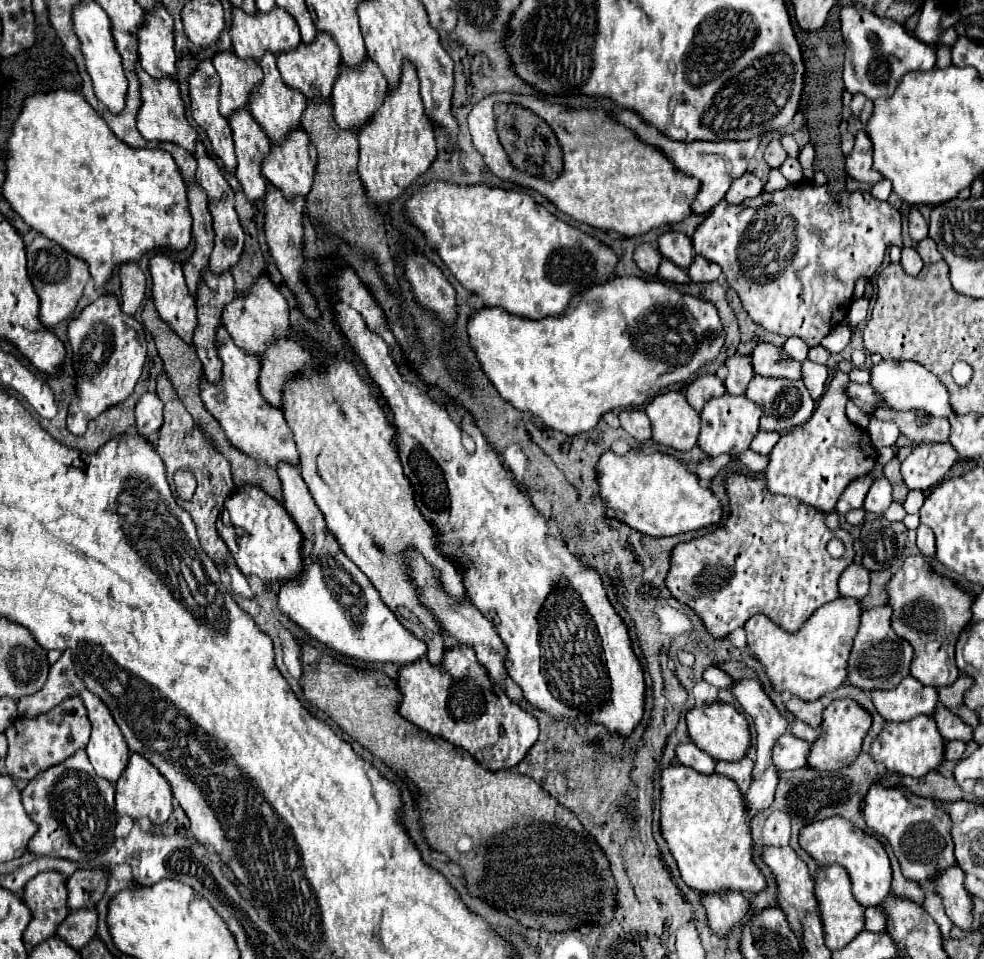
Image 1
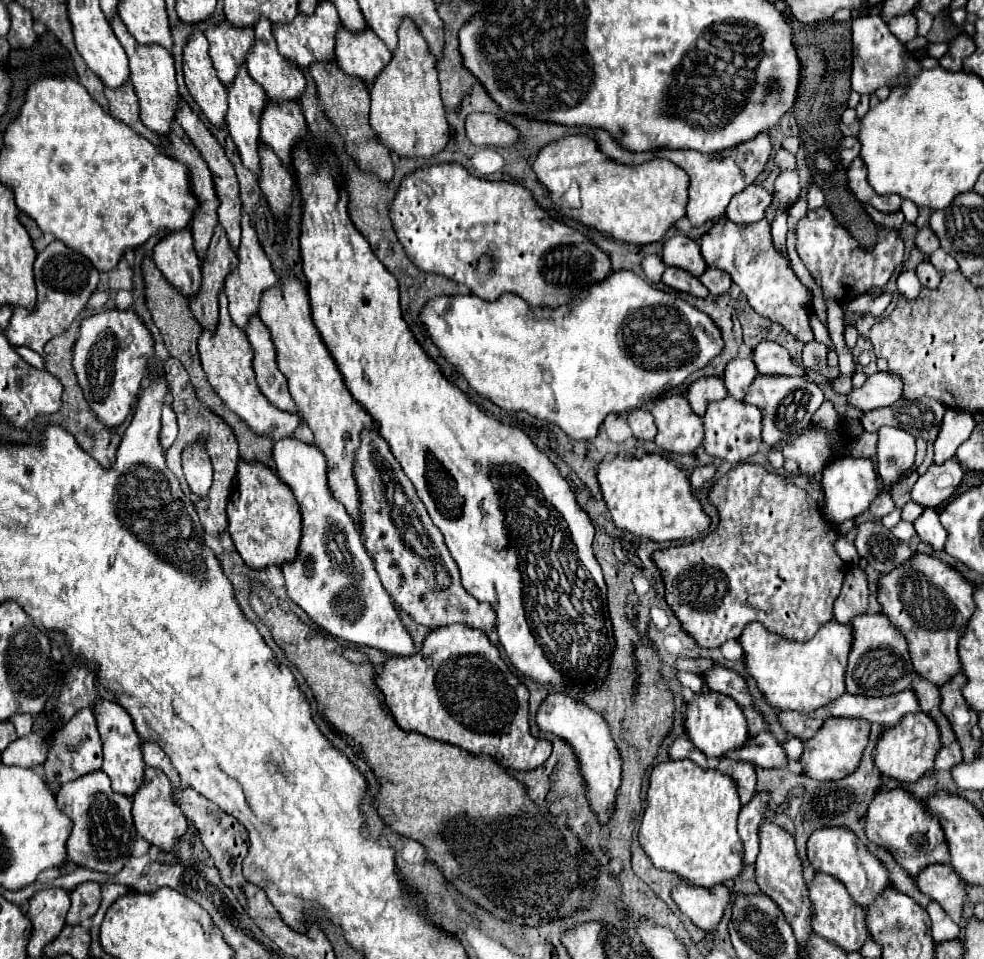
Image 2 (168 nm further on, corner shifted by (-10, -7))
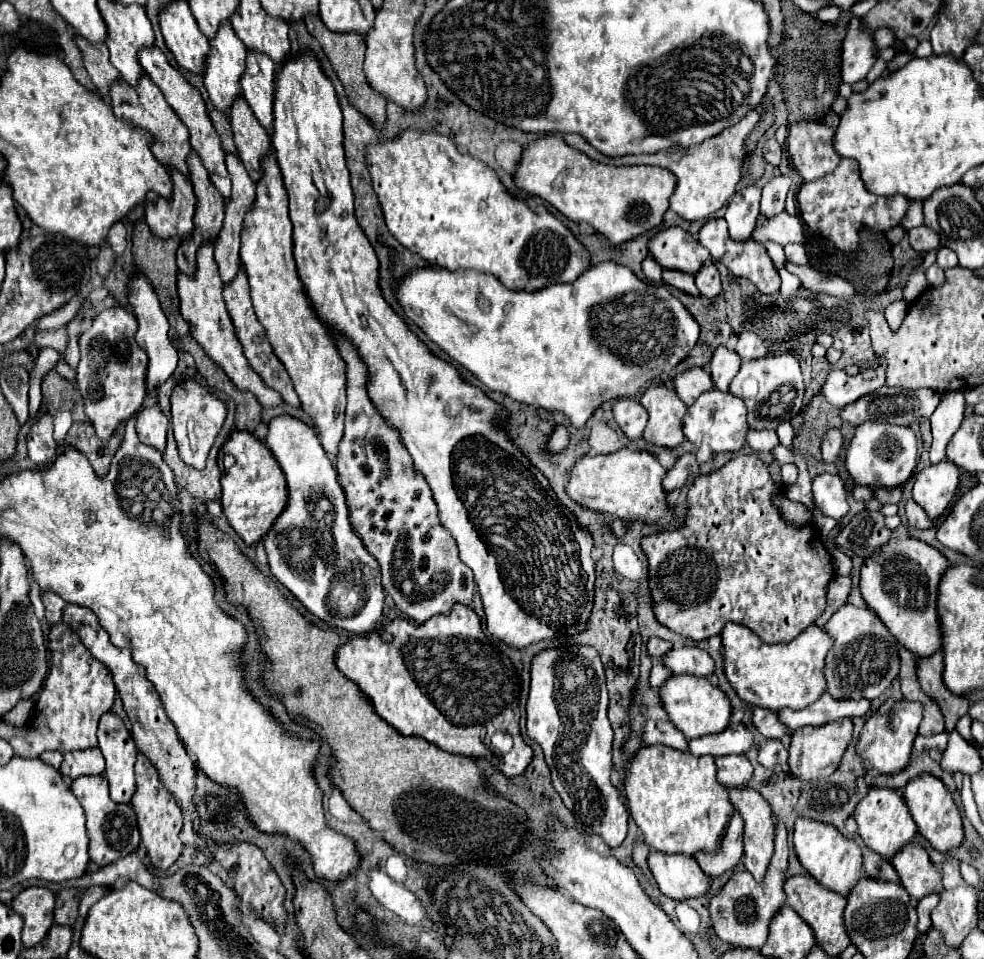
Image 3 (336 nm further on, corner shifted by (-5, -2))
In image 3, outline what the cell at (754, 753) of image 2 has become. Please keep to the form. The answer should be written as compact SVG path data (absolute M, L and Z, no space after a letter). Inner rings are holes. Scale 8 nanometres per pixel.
M729 724L723 732L687 740L687 746L693 756L745 754L753 746L753 734L743 724Z

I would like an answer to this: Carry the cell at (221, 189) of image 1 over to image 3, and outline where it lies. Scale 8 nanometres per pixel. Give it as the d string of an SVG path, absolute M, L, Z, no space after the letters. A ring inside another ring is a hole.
M155 44L153 46L147 46L147 48L141 48L137 52L137 58L141 62L141 66L149 72L151 80L159 86L159 90L163 92L165 100L169 102L169 106L179 114L179 118L185 122L185 126L189 128L189 140L191 140L191 146L199 152L201 160L203 160L203 166L209 170L209 178L211 182L215 182L217 190L223 194L223 198L229 198L229 190L231 190L231 180L229 180L229 172L227 172L227 166L225 166L225 154L223 154L223 148L221 148L221 140L213 128L213 122L207 114L207 106L205 106L205 100L201 98L199 90L187 82L187 78L177 70L173 68L163 50L157 48Z

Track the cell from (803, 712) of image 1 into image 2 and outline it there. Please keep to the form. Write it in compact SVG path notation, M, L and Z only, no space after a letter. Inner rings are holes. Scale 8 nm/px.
M780 711L780 723L784 725L784 729L788 733L800 737L802 741L808 741L810 737L814 737L818 733L824 719L814 719L814 717L802 715L798 711Z

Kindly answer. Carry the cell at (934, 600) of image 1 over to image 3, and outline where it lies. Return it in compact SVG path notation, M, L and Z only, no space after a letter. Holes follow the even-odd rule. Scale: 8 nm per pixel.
M891 538L881 550L865 558L861 566L859 590L867 606L881 618L889 632L915 656L929 656L941 650L941 632L937 622L937 586L949 566L947 558L919 538Z

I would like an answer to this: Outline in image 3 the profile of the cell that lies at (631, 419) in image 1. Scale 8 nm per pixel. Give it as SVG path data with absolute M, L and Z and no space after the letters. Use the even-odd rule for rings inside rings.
M619 398L613 404L613 414L615 414L615 422L619 424L619 428L627 438L631 440L641 438L645 430L647 414L645 408L635 398Z

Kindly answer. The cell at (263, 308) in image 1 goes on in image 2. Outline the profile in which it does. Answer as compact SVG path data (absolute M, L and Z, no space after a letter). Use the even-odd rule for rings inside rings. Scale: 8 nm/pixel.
M242 215L242 241L240 241L240 249L238 249L238 267L230 273L230 277L226 277L226 285L224 285L224 291L226 291L226 297L228 297L228 303L230 303L230 317L234 321L234 325L238 329L246 329L250 319L254 315L258 315L258 309L260 309L260 299L264 295L264 291L268 289L274 289L280 285L280 279L276 277L276 273L272 271L272 265L268 261L268 257L264 255L260 243L258 243L258 237L256 237L256 229L254 225L250 223L248 215Z

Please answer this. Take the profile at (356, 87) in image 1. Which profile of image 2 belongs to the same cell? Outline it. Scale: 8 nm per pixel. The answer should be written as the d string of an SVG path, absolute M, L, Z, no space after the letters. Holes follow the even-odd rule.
M342 27L342 31L338 31L338 57L336 57L336 65L350 77L358 77L368 89L374 85L374 81L378 79L378 75L382 73L382 69L390 63L392 55L386 51L386 45L370 31L366 29L362 35L350 35L350 31L346 31Z

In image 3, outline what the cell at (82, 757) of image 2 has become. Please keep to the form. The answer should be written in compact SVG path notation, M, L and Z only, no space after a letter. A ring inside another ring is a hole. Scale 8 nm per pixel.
M89 748L89 750L75 750L75 752L65 752L63 754L63 764L61 764L61 774L69 778L79 778L79 776L89 776L89 774L103 774L105 762L103 754L99 748Z

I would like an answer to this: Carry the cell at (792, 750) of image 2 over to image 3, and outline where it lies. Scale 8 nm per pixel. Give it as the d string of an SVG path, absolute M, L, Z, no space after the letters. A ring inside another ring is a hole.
M765 740L759 744L757 762L765 768L775 768L779 762L787 762L787 746L781 740Z

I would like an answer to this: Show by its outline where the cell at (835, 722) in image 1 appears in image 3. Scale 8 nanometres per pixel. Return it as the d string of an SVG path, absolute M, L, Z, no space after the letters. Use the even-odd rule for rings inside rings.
M839 718L837 722L829 722L825 726L805 726L801 730L795 730L789 744L789 760L787 760L791 774L803 782L813 782L833 774L833 770L837 770L841 762L841 754L851 742L851 736L853 736L853 724L849 718Z

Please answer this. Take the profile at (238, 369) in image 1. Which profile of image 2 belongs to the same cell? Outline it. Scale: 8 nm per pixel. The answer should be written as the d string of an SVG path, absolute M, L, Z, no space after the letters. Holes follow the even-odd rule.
M224 291L220 295L220 319L218 319L216 333L212 335L208 331L202 331L202 335L198 339L198 349L200 349L202 369L208 377L208 383L212 387L212 391L222 399L222 403L228 411L236 413L250 427L250 431L254 435L270 437L274 443L280 441L280 439L294 437L296 429L300 427L300 417L296 413L286 413L286 411L276 409L260 393L258 385L256 385L254 367L252 367L254 351L250 347L250 341L248 341L246 333L238 331L238 327L234 327L230 315L228 315L228 301L226 301Z

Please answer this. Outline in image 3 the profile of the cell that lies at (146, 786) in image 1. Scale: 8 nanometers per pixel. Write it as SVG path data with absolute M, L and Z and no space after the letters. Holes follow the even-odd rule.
M137 752L135 778L137 778L137 792L131 798L131 806L137 814L137 826L139 826L139 832L141 832L141 842L145 844L147 856L151 858L153 866L167 870L177 862L177 858L183 850L183 842L179 838L179 832L183 828L181 808L177 806L175 796L163 786L155 764L141 752Z

